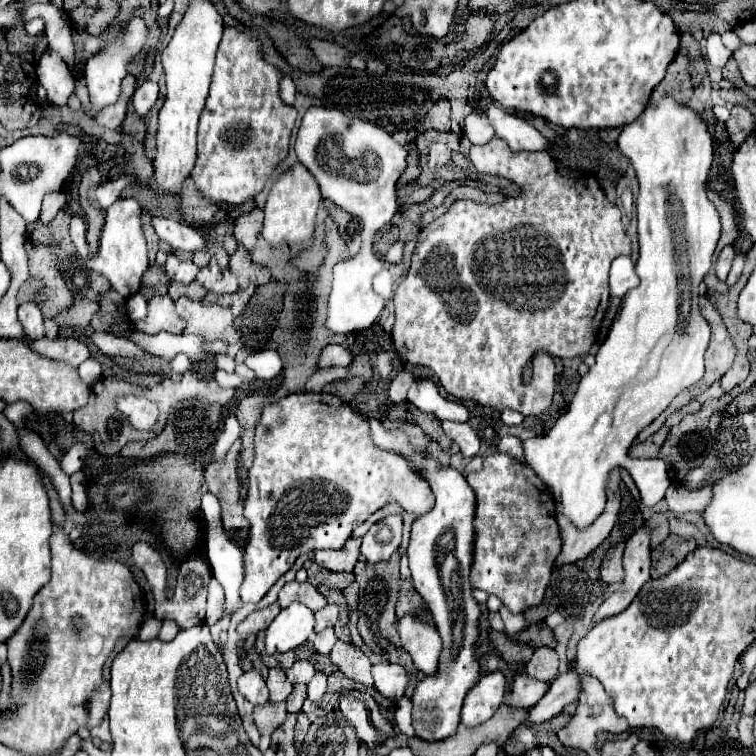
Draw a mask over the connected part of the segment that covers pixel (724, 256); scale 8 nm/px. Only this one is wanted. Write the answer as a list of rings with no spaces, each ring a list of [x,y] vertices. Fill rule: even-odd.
[[[731,245],[723,247],[723,251],[719,253],[717,263],[715,263],[715,275],[717,275],[719,281],[725,281],[725,279],[727,279],[727,273],[729,273],[731,261],[733,261],[733,255],[735,255],[735,251],[733,251]]]

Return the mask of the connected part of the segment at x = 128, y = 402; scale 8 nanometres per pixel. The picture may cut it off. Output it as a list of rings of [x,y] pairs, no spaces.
[[[131,395],[131,397],[117,399],[117,407],[137,429],[151,429],[157,423],[157,417],[159,417],[157,405],[143,399],[143,397]]]

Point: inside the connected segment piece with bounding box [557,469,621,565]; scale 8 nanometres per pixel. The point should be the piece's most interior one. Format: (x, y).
(577, 545)

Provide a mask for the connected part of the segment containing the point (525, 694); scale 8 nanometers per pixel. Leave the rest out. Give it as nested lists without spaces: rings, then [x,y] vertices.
[[[519,673],[513,679],[513,689],[505,701],[511,703],[513,707],[531,707],[547,693],[547,689],[549,689],[549,683],[529,679],[525,673]]]

